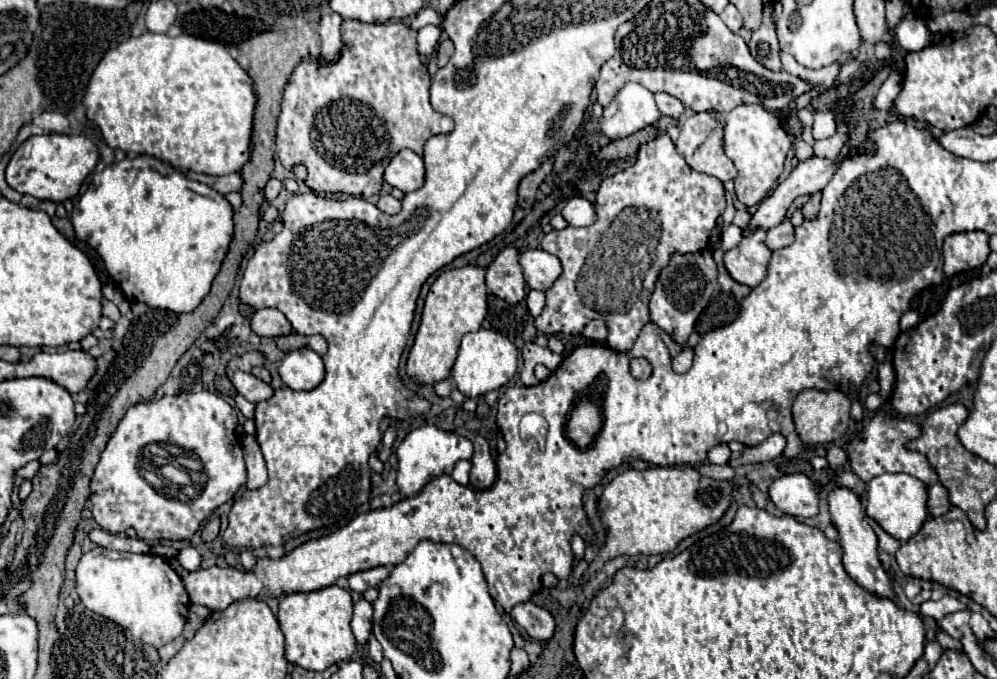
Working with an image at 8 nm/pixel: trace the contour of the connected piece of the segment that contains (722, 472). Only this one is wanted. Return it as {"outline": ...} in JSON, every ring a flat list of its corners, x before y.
{"outline":[[704,463,698,467,702,475,708,475,708,477,714,477,714,479,732,479,734,477,734,467,730,467,730,463,724,463,724,465,710,465,710,463]]}

